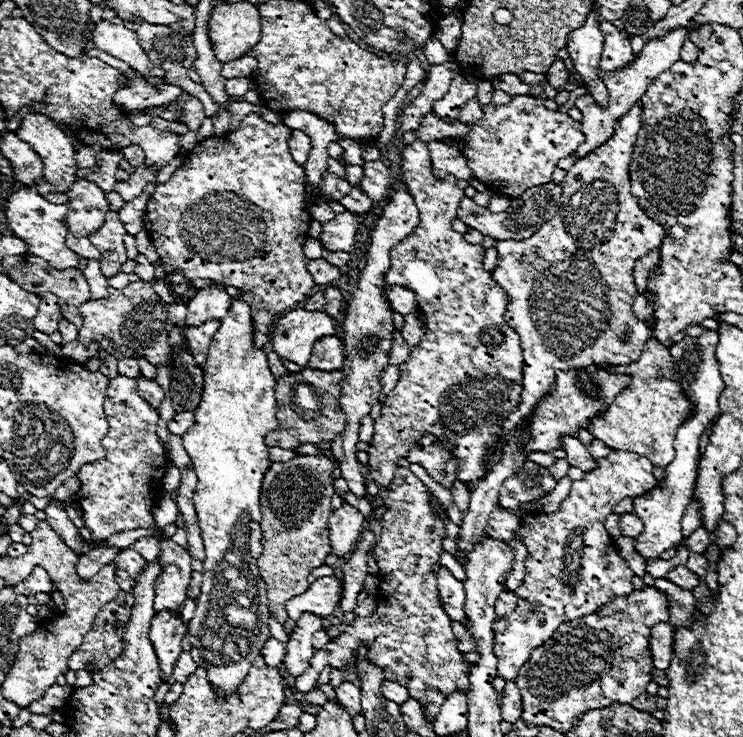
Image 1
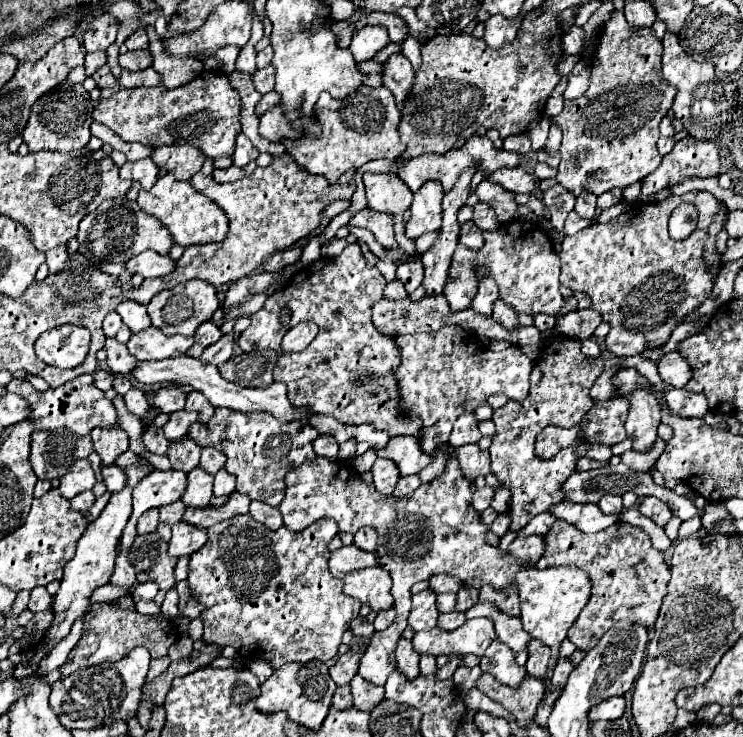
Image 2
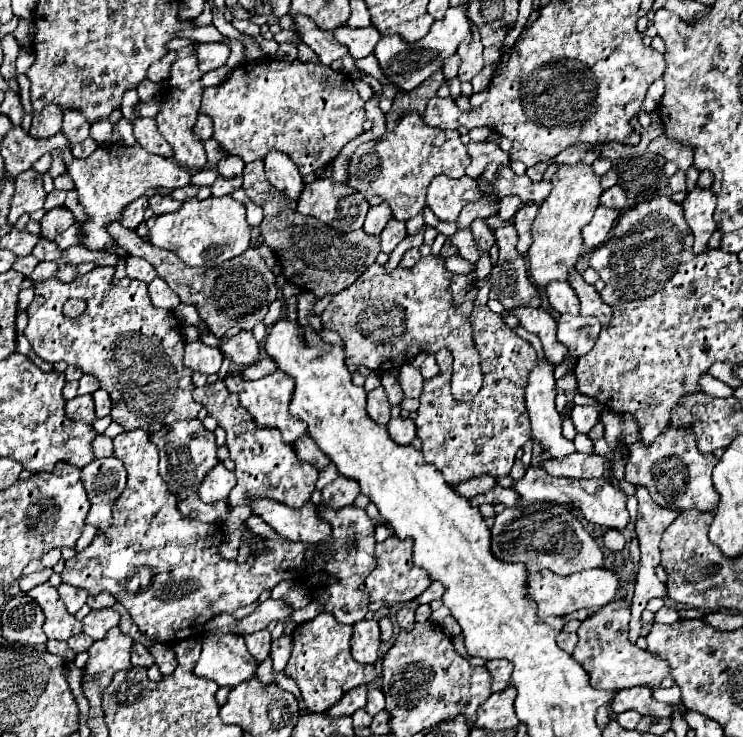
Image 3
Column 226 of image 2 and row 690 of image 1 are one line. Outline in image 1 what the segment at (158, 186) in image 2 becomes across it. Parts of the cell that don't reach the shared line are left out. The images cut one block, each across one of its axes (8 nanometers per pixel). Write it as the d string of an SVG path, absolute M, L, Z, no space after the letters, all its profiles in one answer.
M234 302L228 314L220 320L220 328L210 344L208 360L204 364L204 392L202 402L194 410L196 424L182 436L184 450L188 452L192 466L198 476L198 488L194 494L194 508L198 512L198 522L202 528L202 540L206 550L204 560L204 582L202 592L196 602L194 618L188 626L188 636L192 642L190 656L202 668L208 668L208 680L214 684L220 696L228 696L242 684L252 662L260 654L264 642L270 638L268 628L268 600L264 580L256 566L256 554L260 556L260 486L264 472L270 468L268 448L264 446L264 436L278 428L276 418L276 398L274 386L276 376L270 372L268 358L264 350L254 346L254 324L252 310L246 302Z

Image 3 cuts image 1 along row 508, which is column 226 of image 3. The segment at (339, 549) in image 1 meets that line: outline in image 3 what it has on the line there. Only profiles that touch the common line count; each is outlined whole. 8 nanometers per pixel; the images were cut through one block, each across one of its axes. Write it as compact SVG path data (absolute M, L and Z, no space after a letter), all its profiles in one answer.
M238 332L230 338L220 338L220 352L238 366L250 366L258 360L258 342L252 332Z

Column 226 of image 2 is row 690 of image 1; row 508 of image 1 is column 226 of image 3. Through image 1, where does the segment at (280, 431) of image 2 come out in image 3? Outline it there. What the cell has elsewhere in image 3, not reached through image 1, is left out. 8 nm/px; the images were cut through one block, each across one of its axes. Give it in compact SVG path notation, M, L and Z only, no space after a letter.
M216 380L214 384L206 384L202 388L194 388L194 400L200 400L202 406L208 410L208 416L216 418L216 422L228 434L228 450L230 458L236 464L236 486L230 492L228 504L242 506L248 504L252 498L270 498L282 502L286 506L304 506L310 500L310 494L316 488L316 480L320 472L302 460L298 460L294 446L286 444L278 432L278 428L260 428L252 420L250 412L240 406L238 394L228 392L224 380Z

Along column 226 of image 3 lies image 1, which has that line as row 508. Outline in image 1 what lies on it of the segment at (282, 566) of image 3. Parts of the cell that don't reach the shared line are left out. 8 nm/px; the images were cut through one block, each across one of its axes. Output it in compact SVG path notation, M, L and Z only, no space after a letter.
M614 452L600 460L596 472L572 482L572 490L556 514L532 514L522 520L516 538L528 546L526 576L516 590L516 610L494 620L492 628L500 678L506 682L514 680L520 664L524 664L530 658L530 652L544 644L562 622L592 614L614 598L632 592L630 580L634 572L616 552L616 544L608 536L604 520L620 500L642 496L656 484L648 458Z

